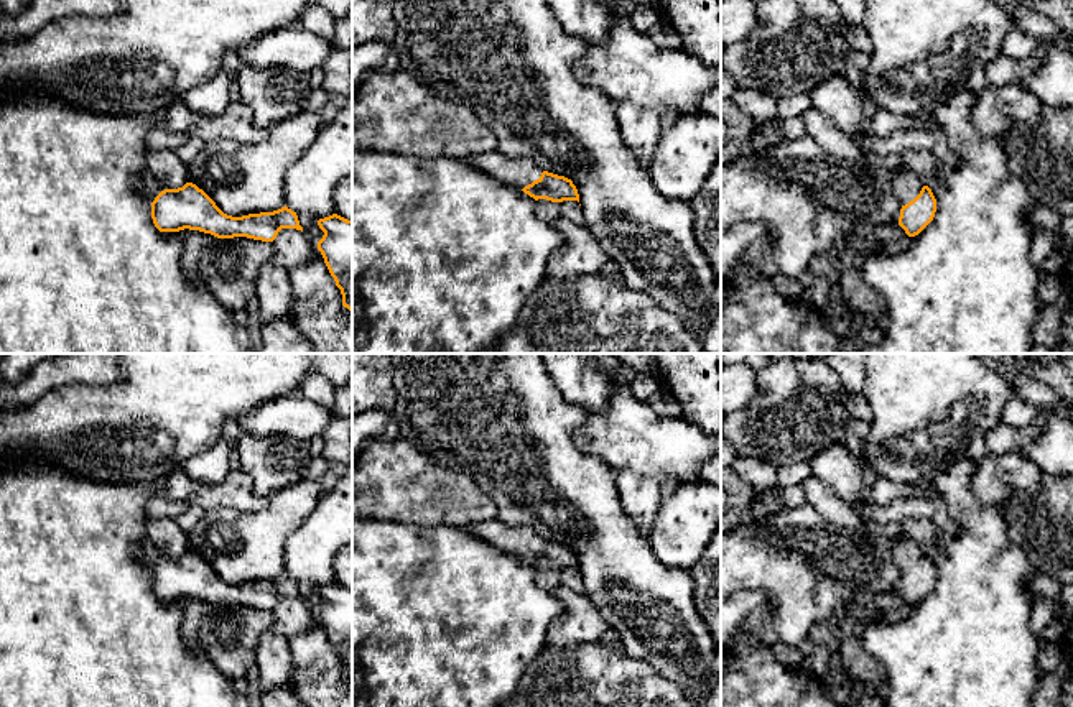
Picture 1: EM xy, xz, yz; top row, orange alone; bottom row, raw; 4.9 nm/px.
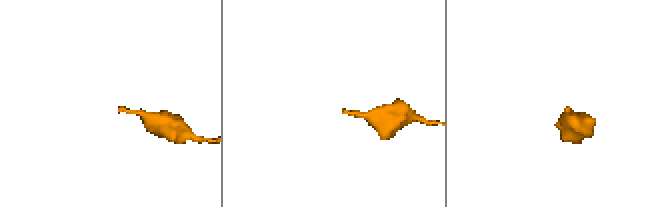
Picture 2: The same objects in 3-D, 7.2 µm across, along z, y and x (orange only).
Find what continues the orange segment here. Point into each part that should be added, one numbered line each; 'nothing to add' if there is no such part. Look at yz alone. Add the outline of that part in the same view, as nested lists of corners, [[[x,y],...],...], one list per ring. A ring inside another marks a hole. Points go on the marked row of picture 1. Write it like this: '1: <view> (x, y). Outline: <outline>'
1: yz (907, 184). Outline: [[[899,171],[894,174],[894,189],[902,206],[913,201],[923,186],[923,181],[913,171]]]

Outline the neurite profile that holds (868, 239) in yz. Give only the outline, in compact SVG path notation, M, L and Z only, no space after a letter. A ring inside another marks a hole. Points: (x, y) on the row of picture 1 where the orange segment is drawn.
M899 222L874 225L861 224L839 247L839 286L843 303L852 314L872 322L882 303L879 294L862 280L866 258L876 253L895 255L912 243L912 237Z

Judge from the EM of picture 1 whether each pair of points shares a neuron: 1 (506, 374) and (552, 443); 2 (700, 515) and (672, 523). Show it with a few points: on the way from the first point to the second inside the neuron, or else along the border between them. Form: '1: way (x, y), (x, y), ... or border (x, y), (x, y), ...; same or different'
1: way (507, 390), (535, 426); same
2: way (693, 515), (678, 523); same

